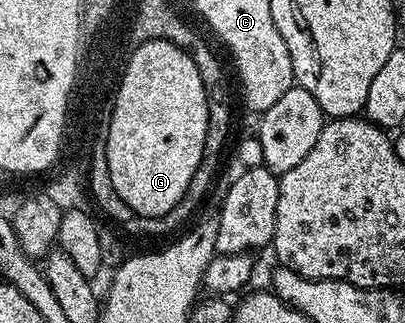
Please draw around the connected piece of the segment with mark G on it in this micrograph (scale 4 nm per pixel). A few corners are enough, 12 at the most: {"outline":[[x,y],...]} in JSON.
{"outline":[[139,45],[106,153],[134,215],[186,196],[206,86],[189,50]]}

